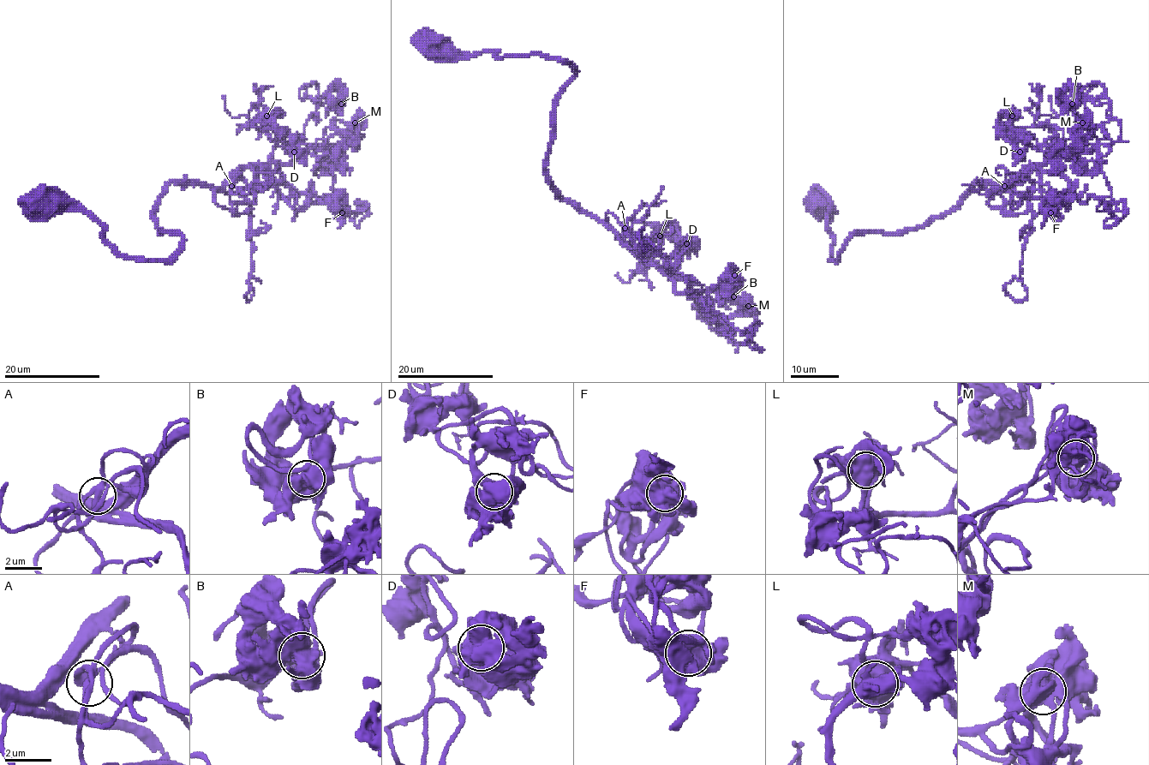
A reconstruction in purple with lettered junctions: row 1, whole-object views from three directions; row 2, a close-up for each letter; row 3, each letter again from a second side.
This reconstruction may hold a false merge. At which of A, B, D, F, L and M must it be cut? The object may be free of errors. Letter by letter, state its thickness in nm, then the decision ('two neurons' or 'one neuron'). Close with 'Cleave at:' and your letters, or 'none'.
A: 280 nm | one neuron
B: 650 nm | one neuron
D: 650 nm | one neuron
F: 650 nm | one neuron
L: 800 nm | two neurons
M: 600 nm | one neuron
Cleave at: L

